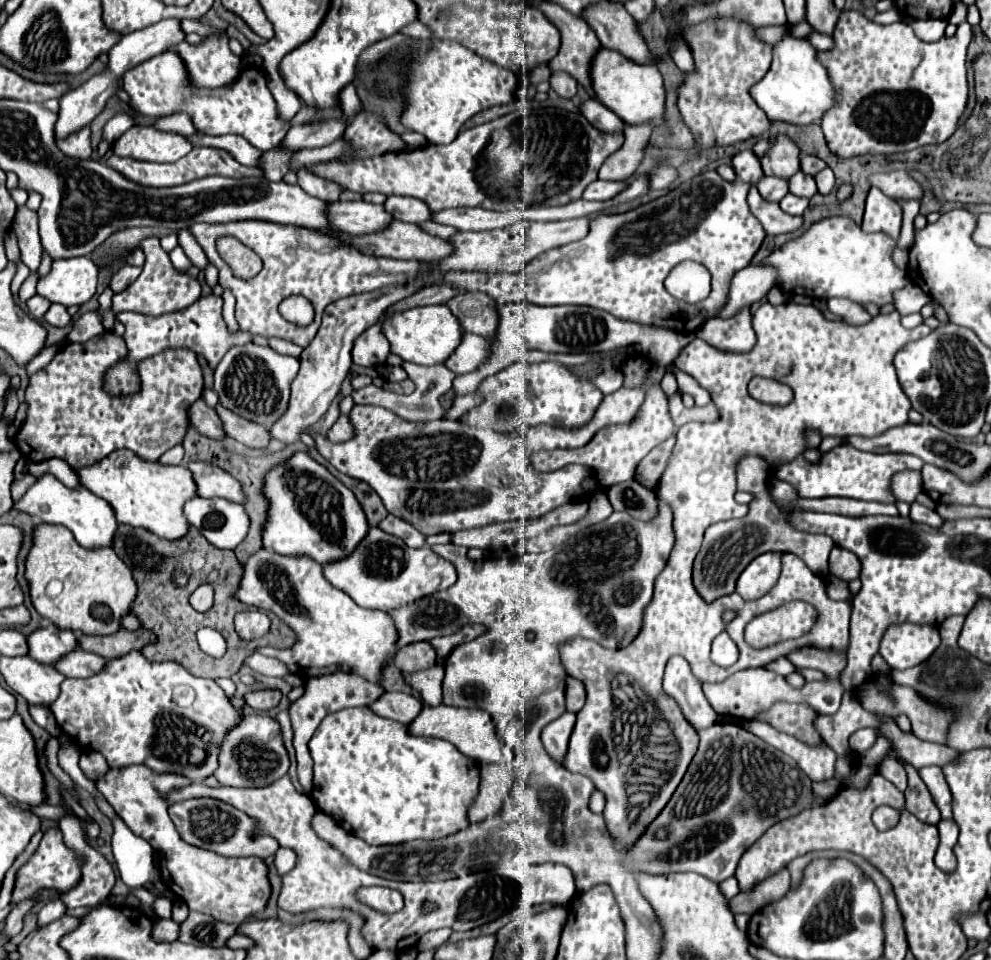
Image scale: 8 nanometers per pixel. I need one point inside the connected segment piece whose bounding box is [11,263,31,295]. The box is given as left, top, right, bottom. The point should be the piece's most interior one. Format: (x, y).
(22, 273)

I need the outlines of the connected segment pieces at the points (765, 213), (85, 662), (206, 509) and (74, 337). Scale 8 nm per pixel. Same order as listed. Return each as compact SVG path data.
M755 185L749 189L747 203L749 203L751 213L759 219L759 223L763 225L763 229L765 229L767 235L793 233L793 231L797 231L797 229L803 227L803 217L793 217L793 215L783 213L777 203L765 201L759 195L759 191L757 191Z
M75 649L75 653L69 653L65 659L61 659L59 665L55 665L55 669L59 673L63 673L65 677L91 677L91 675L99 673L99 669L103 669L105 663L107 663L107 659L103 659L95 653Z
M189 499L185 517L217 549L235 549L249 531L249 515L243 505L225 499Z
M95 309L95 311L83 313L75 321L75 325L73 325L69 335L67 335L67 339L70 342L85 343L91 337L97 337L101 331L103 331L103 319L101 319L99 311Z

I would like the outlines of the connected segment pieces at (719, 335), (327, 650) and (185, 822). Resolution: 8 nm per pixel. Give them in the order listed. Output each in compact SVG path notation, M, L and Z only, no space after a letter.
M743 309L731 319L709 319L695 331L695 335L711 347L727 353L747 353L757 343L749 309Z
M261 549L249 557L243 569L245 573L243 573L237 597L247 605L273 611L297 637L295 645L289 649L261 647L259 653L283 661L289 667L289 671L299 677L319 677L319 675L331 675L331 673L343 671L343 673L355 673L371 683L381 685L383 669L389 663L393 663L397 653L397 641L399 641L399 631L389 613L371 611L371 609L355 605L355 601L347 593L335 589L333 585L325 581L323 567L311 561L309 557L281 557L277 553Z
M199 797L191 801L181 801L169 807L169 817L175 823L179 835L201 849L215 851L225 857L271 857L277 849L279 843L275 843L275 837L267 837L261 833L255 833L255 821L247 817L247 813L235 809L233 805L225 805L223 801L215 801L213 797Z

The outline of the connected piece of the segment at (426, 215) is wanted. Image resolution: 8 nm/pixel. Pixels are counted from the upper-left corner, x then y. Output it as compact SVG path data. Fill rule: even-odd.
M387 197L385 201L385 209L399 221L407 221L407 223L425 223L431 221L431 209L415 199L415 197Z

